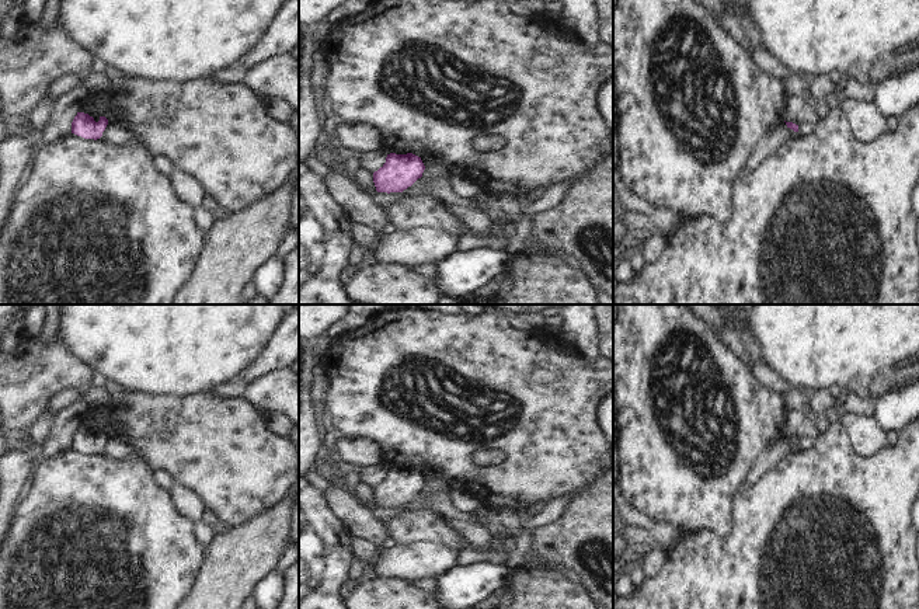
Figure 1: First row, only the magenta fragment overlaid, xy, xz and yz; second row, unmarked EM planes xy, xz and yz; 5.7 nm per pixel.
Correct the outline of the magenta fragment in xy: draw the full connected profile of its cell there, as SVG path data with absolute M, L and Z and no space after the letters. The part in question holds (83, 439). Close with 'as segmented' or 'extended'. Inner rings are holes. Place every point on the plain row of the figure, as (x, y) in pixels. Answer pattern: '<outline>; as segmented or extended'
M77 427L72 436L72 448L81 450L84 453L100 453L102 446L108 439L108 434L105 431L100 431L100 435L95 436L93 431L84 427Z; as segmented

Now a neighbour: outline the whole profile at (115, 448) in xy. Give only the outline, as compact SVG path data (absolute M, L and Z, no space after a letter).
M108 435L108 439L100 453L111 459L125 459L128 456L133 456L133 449L122 438Z

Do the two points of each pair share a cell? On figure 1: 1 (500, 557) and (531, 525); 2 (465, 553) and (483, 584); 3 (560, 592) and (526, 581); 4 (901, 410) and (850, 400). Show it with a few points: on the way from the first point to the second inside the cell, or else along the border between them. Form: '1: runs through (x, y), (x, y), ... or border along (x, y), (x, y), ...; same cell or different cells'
1: border along (508, 556), (504, 564); different cells
2: border along (502, 564), (469, 561), (456, 566); different cells
3: runs through (552, 592), (539, 592), (535, 588); same cell
4: runs through (888, 409), (863, 406); same cell

